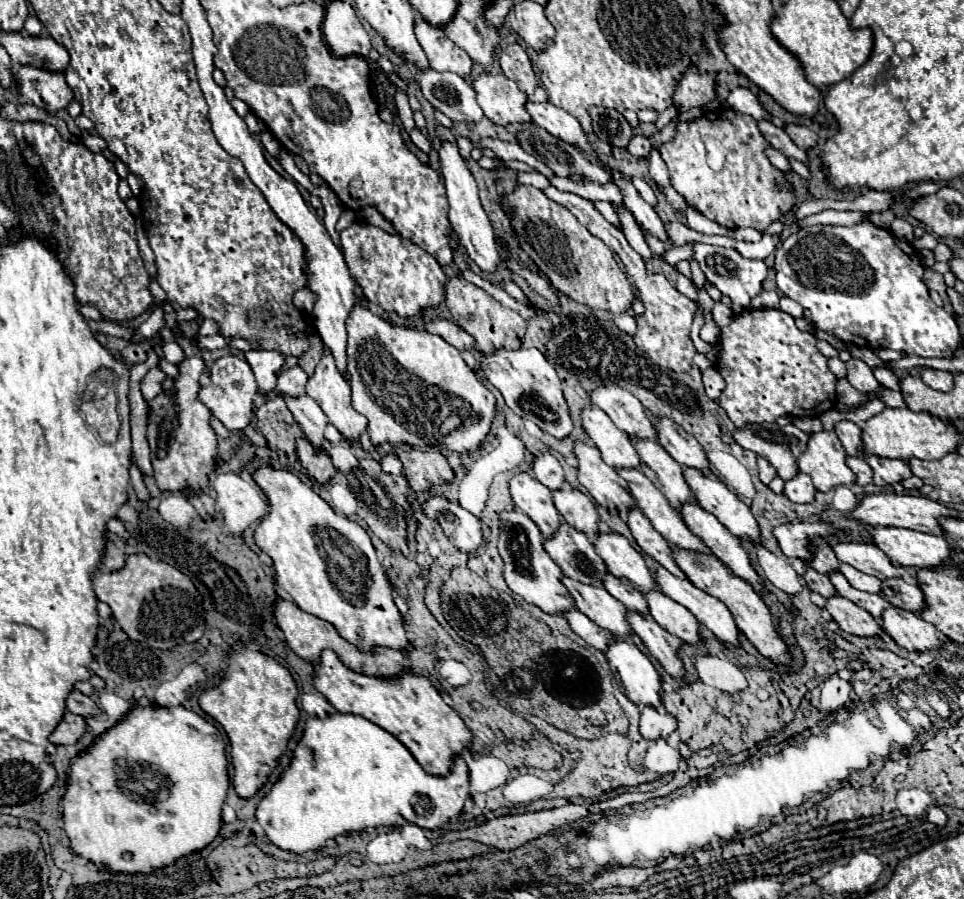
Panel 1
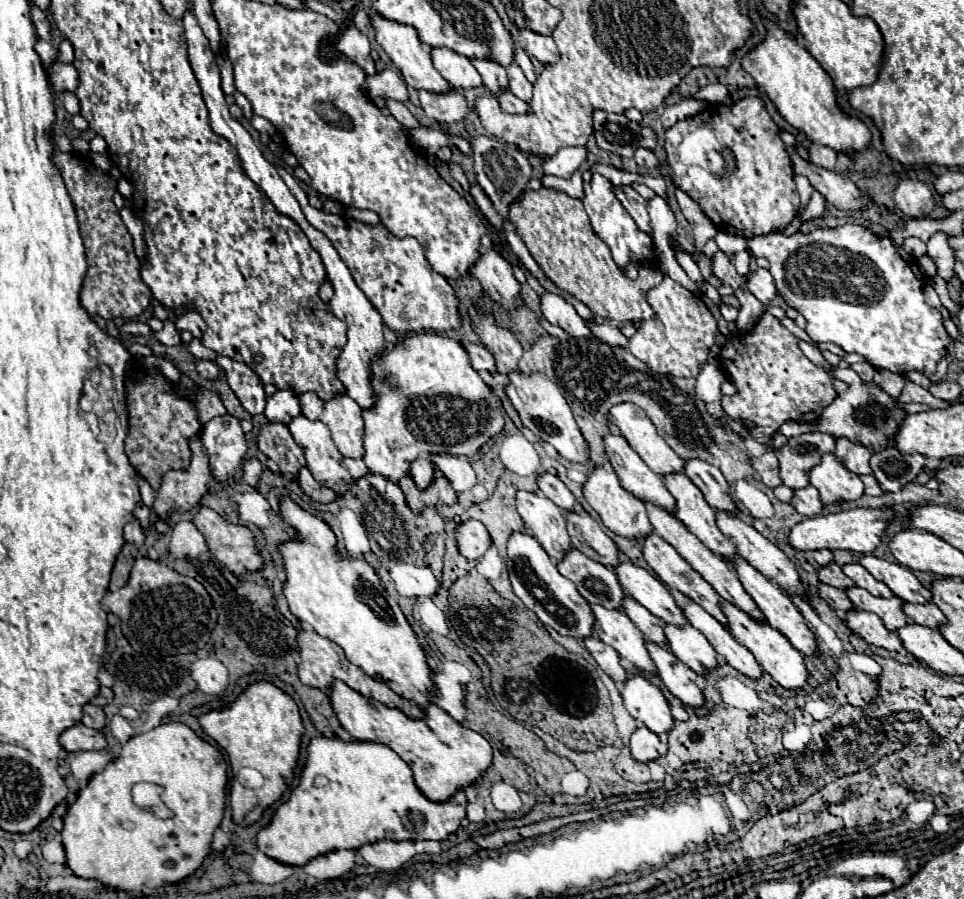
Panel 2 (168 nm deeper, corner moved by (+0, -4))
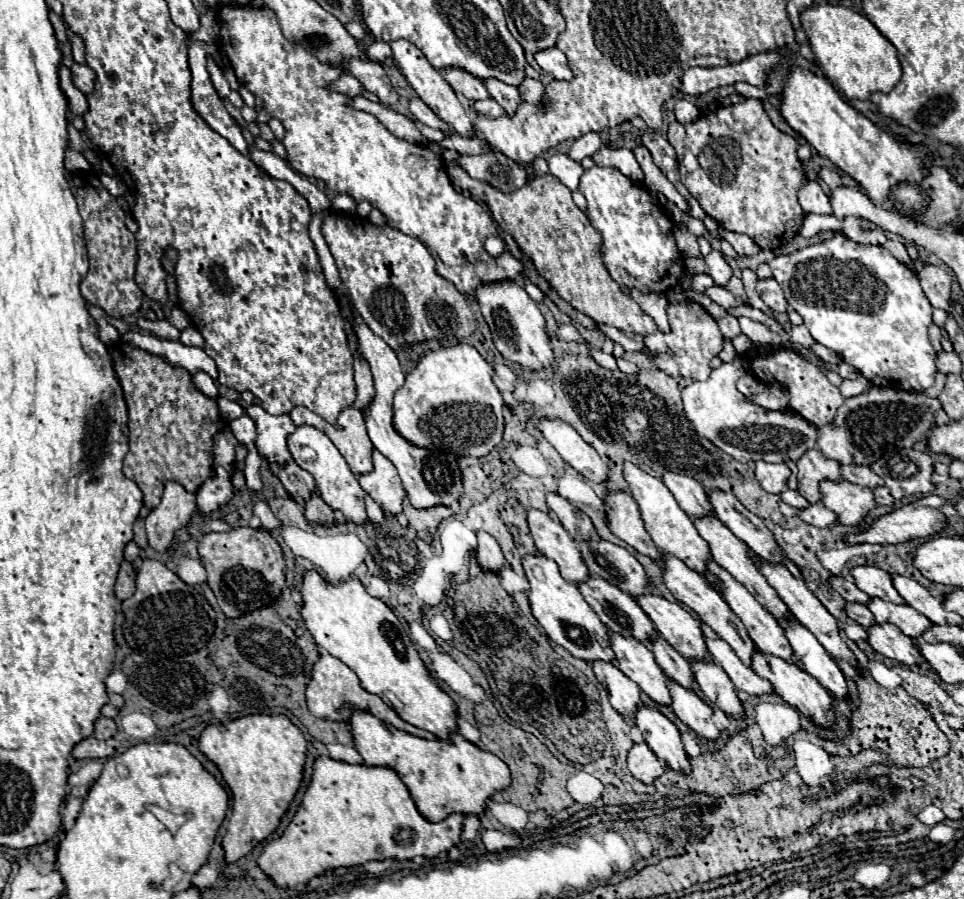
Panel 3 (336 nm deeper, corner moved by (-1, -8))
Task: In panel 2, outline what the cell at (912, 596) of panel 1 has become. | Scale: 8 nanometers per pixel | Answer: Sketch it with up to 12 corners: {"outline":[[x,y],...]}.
{"outline":[[903,602],[903,612],[915,624],[937,628],[945,622],[933,604]]}

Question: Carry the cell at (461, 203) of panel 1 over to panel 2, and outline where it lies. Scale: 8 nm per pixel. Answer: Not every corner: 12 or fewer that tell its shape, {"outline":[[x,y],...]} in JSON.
{"outline":[[493,248],[471,274],[491,300],[515,308],[521,300],[511,264]]}

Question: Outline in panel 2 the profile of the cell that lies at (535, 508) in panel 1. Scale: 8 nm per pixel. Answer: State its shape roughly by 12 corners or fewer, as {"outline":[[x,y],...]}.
{"outline":[[519,490],[517,512],[553,560],[571,548],[563,510]]}

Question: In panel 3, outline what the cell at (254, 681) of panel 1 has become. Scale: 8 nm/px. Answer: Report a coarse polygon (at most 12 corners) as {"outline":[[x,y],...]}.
{"outline":[[286,716],[212,724],[200,752],[234,806],[236,862],[290,808],[306,740]]}

